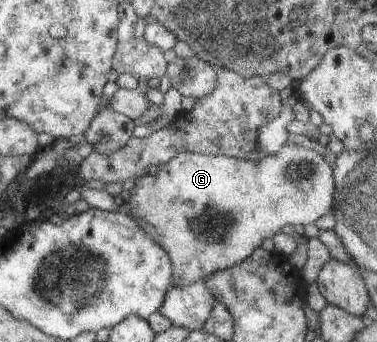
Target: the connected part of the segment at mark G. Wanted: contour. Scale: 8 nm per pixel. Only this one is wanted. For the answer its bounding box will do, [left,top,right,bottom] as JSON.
[126,142,334,287]

